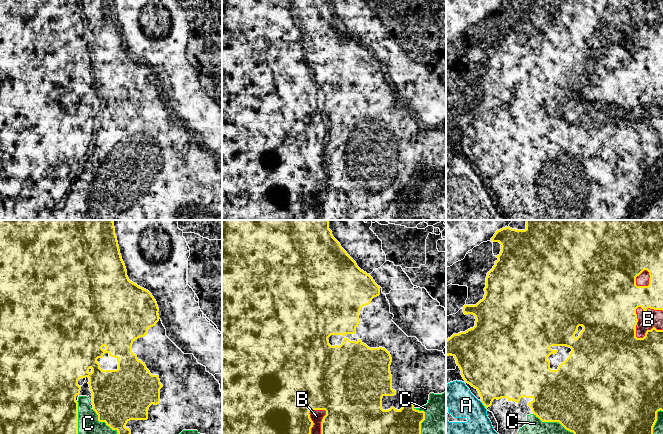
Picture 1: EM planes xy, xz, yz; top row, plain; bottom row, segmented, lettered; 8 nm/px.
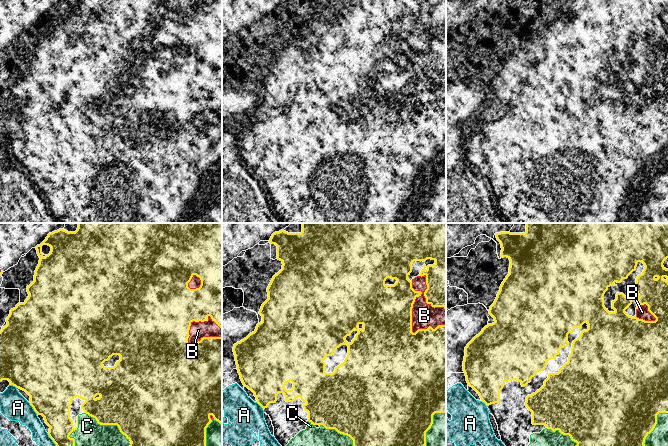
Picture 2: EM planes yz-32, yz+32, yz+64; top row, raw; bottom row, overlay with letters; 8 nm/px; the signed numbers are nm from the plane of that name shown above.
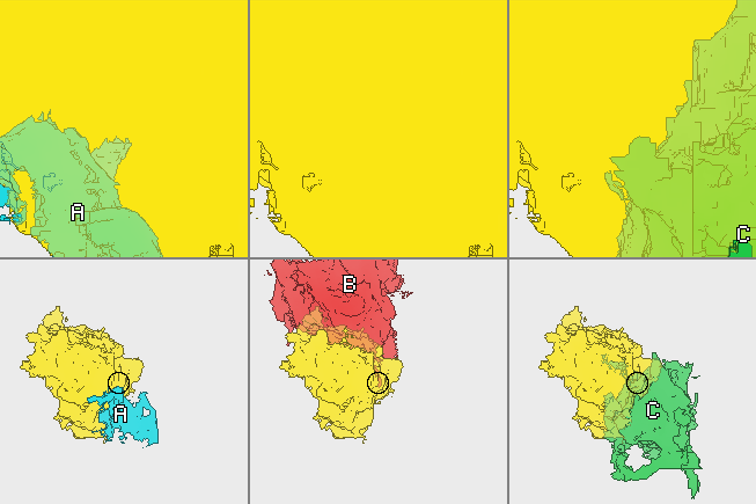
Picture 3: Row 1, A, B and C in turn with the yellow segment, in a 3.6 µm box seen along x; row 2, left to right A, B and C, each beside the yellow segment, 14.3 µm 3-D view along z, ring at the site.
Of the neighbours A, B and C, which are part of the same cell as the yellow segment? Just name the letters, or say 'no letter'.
no letter

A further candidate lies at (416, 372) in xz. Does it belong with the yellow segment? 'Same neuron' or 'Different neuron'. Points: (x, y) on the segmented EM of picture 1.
Same neuron

